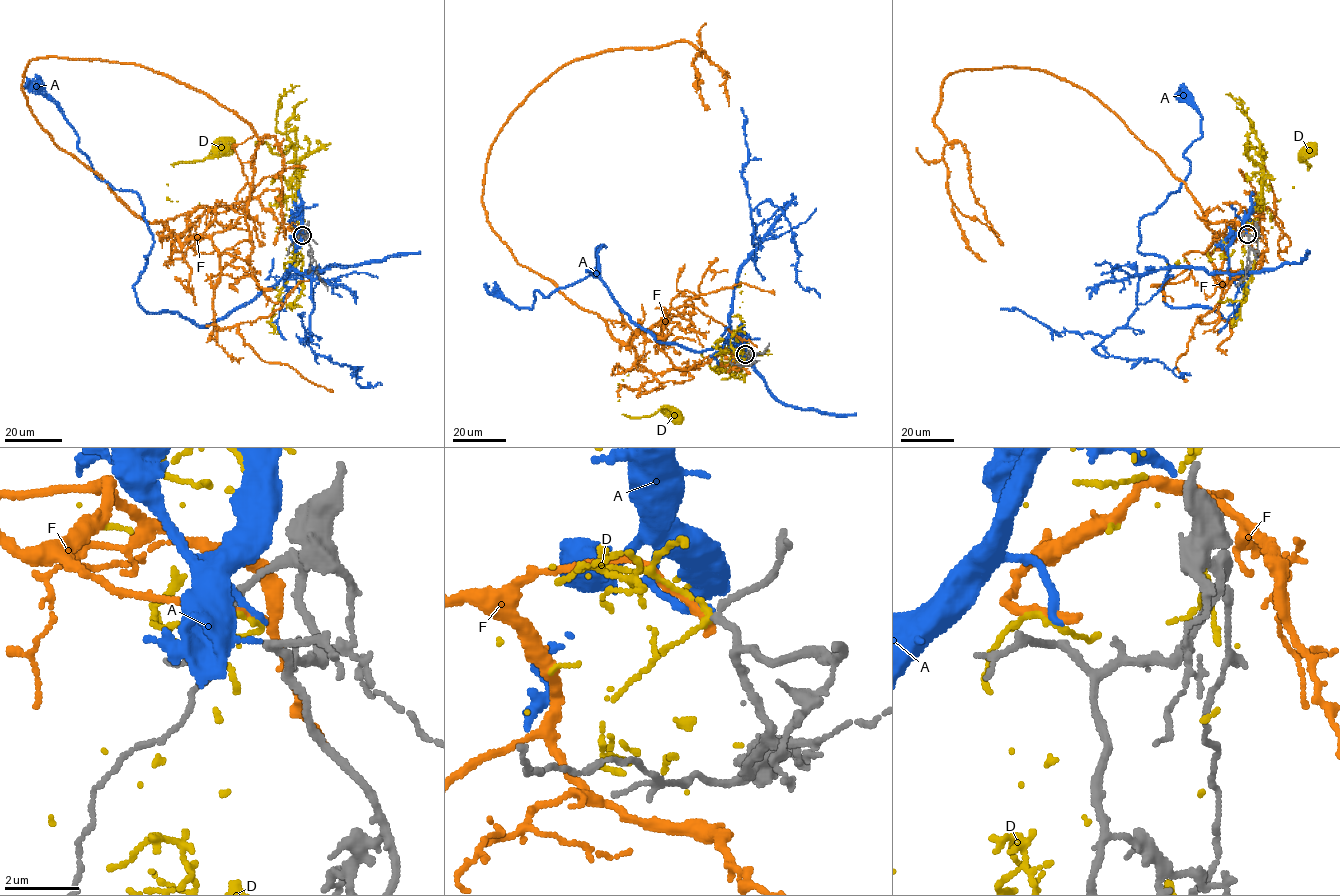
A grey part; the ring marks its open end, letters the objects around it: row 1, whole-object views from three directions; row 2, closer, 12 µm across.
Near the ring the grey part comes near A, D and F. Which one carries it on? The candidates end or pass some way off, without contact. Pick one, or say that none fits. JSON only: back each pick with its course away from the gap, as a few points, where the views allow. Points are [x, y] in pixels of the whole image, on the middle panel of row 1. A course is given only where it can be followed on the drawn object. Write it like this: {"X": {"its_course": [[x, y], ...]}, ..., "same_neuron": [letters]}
{"A": {"its_course": [[745, 353], [739, 335], [695, 351], [638, 327], [587, 270], [602, 244], [531, 308], [485, 283]]}, "same_neuron": ["A"]}

